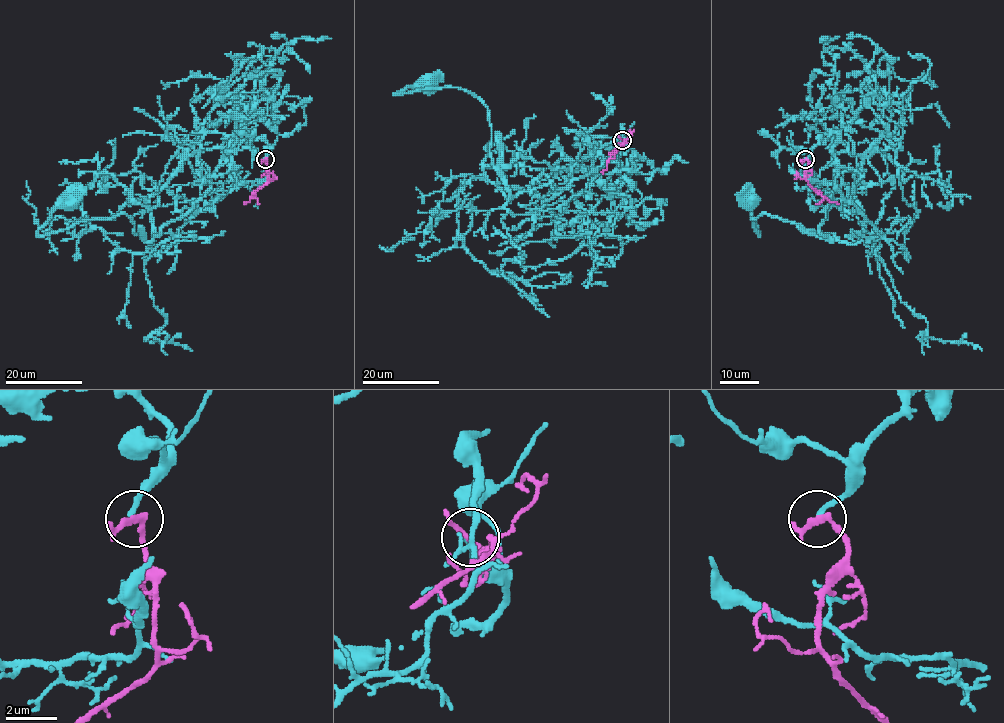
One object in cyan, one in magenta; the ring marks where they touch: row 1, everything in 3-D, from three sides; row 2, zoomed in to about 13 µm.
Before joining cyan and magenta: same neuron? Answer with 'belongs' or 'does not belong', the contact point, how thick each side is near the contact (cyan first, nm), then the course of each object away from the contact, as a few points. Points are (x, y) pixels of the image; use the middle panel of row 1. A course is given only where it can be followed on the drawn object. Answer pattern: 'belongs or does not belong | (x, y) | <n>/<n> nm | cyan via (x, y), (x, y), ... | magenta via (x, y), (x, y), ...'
does not belong | (622, 140) | 190/220 nm | cyan via (622, 140), (626, 150), (597, 157), (590, 173), (519, 153), (497, 169), (477, 97), (394, 93), (426, 83) | magenta via (622, 140), (624, 144), (626, 141), (612, 152), (602, 173)

